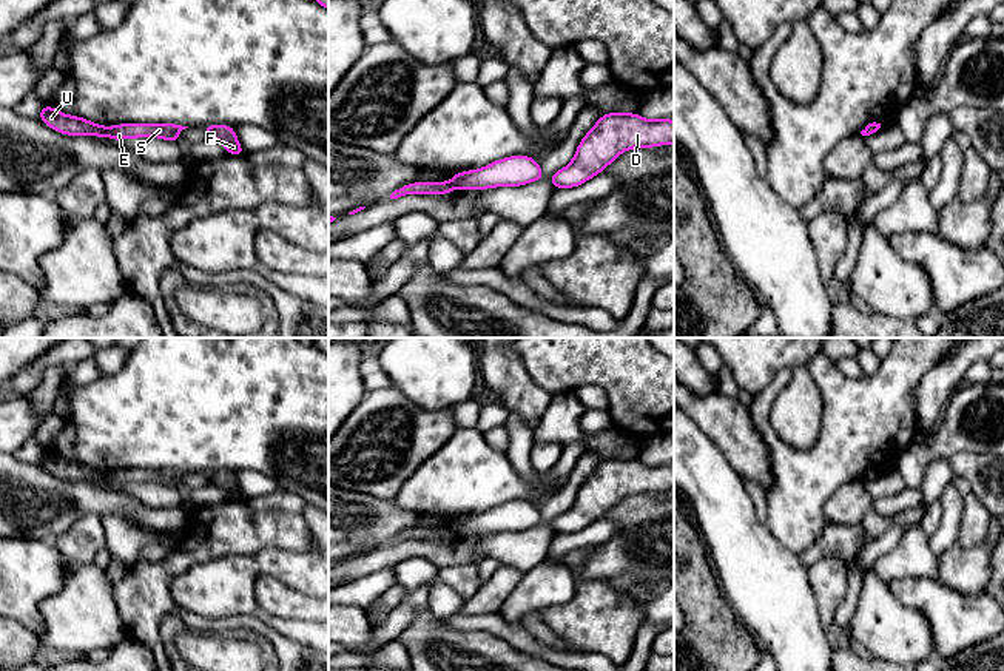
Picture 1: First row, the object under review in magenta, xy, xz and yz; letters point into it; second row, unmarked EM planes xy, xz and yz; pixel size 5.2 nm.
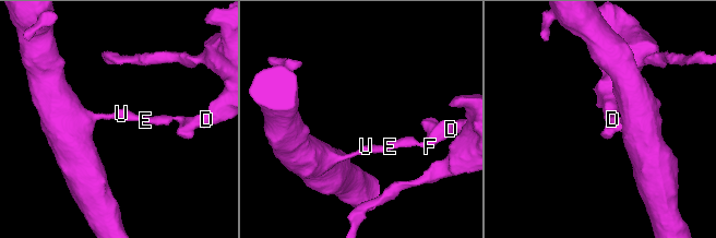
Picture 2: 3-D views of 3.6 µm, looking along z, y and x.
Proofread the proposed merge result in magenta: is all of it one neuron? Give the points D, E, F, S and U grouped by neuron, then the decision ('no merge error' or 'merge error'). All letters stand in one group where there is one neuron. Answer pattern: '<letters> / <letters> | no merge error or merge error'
D E F S / U | merge error

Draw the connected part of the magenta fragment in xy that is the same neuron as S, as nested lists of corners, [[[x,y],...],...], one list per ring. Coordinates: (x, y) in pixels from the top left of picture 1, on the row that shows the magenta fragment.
[[[120,123],[106,128],[105,136],[114,140],[136,137],[160,137],[168,142],[177,142],[180,131],[188,126],[176,123]]]

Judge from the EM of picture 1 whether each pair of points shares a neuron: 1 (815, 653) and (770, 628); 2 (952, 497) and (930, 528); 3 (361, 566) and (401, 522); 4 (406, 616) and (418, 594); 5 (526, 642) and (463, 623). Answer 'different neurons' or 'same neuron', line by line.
1: same neuron
2: different neurons
3: different neurons
4: same neuron
5: same neuron

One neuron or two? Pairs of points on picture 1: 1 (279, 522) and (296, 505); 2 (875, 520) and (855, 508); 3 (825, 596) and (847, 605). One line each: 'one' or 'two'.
1: two
2: two
3: two

